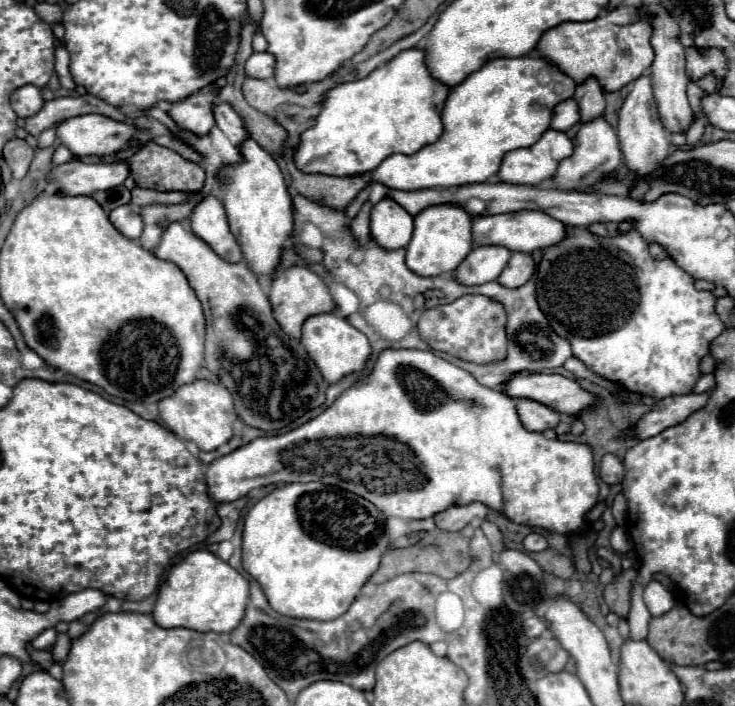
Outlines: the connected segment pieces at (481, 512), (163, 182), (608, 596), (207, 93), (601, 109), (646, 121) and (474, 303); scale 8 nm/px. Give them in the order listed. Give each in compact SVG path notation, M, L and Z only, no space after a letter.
M469 503L465 507L449 507L443 513L437 513L433 519L435 519L437 529L461 531L473 519L483 519L487 513L489 509L483 503Z
M153 141L143 143L139 147L139 151L135 151L135 155L131 155L125 163L129 165L129 175L135 179L135 185L143 187L143 189L193 193L193 191L199 191L203 187L203 181L205 181L205 171L201 169L201 165L191 163L191 161L183 159L181 155L177 155L173 149L161 147Z
M629 569L605 587L605 593L603 593L605 603L619 617L627 617L629 613L629 591L631 591L631 581L635 579L635 575L637 575L637 569Z
M213 89L193 93L189 95L189 99L173 103L169 109L169 115L179 127L195 133L197 137L203 137L215 125L215 119L213 119L215 99L217 99L217 91Z
M587 79L583 85L579 85L573 99L577 101L581 111L581 123L593 121L605 113L603 89L595 79Z
M641 75L633 81L633 89L619 109L617 137L619 137L619 147L623 153L623 163L625 167L629 167L629 171L635 173L635 183L633 183L633 191L629 191L629 197L637 201L645 201L643 197L649 191L649 177L657 171L661 161L669 155L669 139L659 121L657 103L651 93L651 79L647 75Z
M465 295L455 303L423 311L419 319L419 333L421 339L435 351L443 351L473 363L489 363L501 361L507 353L505 321L507 315L501 303L495 303L483 295Z

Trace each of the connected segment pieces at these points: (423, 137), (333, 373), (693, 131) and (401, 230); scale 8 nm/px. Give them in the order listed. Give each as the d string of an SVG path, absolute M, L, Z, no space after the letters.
M407 49L393 57L389 63L379 65L365 79L341 83L323 93L319 103L321 111L315 117L313 127L301 133L299 147L295 149L295 167L301 173L323 173L335 177L355 177L359 173L371 173L389 155L413 155L421 147L435 143L443 133L441 111L449 95L449 87L429 75L425 65L425 53L421 49Z
M335 313L311 315L301 329L301 345L305 347L305 351L309 351L309 357L317 363L327 383L337 383L343 375L361 371L365 367L367 357L371 355L367 337L359 329L355 329L347 319L341 319Z
M701 113L701 116L691 125L686 133L686 142L691 145L697 145L705 133L705 127L709 125L707 117Z
M381 199L371 209L371 237L379 247L403 249L413 233L413 217L391 199Z

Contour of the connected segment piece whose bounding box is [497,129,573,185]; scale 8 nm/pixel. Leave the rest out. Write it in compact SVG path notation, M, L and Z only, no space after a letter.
M549 129L545 131L545 135L541 135L541 139L533 147L509 151L499 167L497 179L503 183L513 183L513 185L539 185L543 179L553 177L559 161L563 161L571 153L573 153L573 143L569 141L569 137L561 131Z

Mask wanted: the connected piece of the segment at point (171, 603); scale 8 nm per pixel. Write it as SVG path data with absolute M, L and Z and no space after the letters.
M195 551L171 567L167 581L159 587L153 619L165 629L187 627L201 633L229 633L241 623L247 601L249 581L241 573L237 573L231 565L209 551Z

